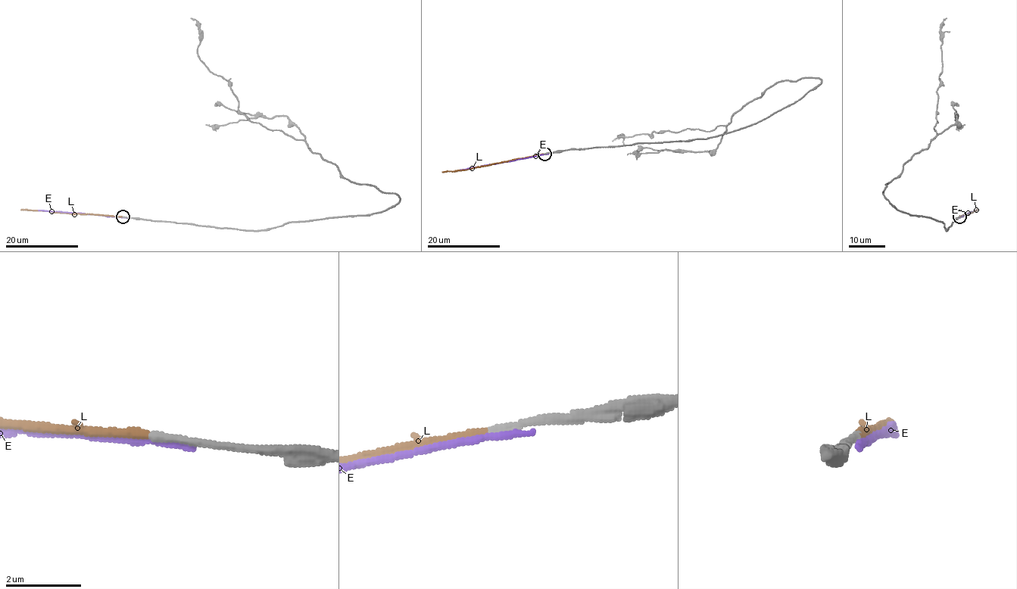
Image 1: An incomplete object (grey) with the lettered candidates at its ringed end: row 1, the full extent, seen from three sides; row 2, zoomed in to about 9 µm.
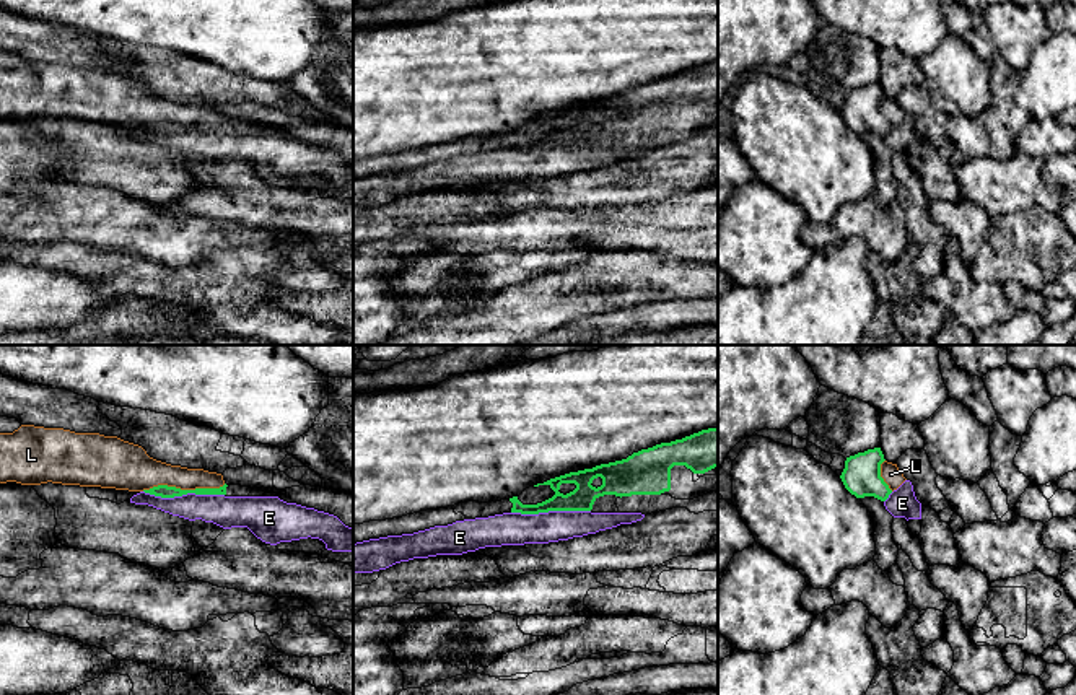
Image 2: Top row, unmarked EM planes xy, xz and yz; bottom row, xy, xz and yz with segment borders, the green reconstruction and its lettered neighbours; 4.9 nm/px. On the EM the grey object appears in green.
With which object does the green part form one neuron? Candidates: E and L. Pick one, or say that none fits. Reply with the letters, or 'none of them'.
L

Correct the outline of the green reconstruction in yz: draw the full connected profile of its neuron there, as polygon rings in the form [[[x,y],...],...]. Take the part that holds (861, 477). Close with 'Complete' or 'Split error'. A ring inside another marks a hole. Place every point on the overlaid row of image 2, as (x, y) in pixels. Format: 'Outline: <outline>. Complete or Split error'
Outline: [[[881,448],[846,457],[840,479],[856,498],[874,496],[881,501],[907,480],[897,464],[884,459]]]. Split error

